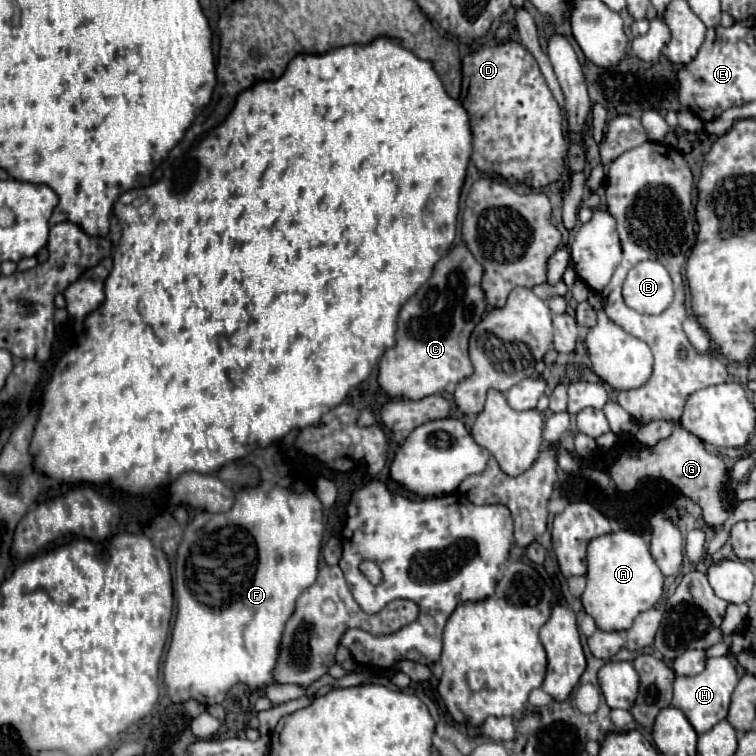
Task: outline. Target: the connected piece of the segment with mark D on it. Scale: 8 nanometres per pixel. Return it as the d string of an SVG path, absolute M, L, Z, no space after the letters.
M510 41L498 47L480 47L464 59L464 81L460 101L470 115L472 161L484 173L498 173L510 181L526 181L530 187L542 187L560 179L568 139L562 127L562 111L550 93L536 59L518 43Z

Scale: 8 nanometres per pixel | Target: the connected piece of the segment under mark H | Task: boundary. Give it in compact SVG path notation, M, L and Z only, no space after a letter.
M716 657L716 659L708 661L708 667L700 675L676 677L672 705L686 715L686 719L692 723L696 733L706 733L718 721L726 719L728 707L730 707L730 697L732 697L736 685L738 685L738 673L736 673L734 661L730 657Z

